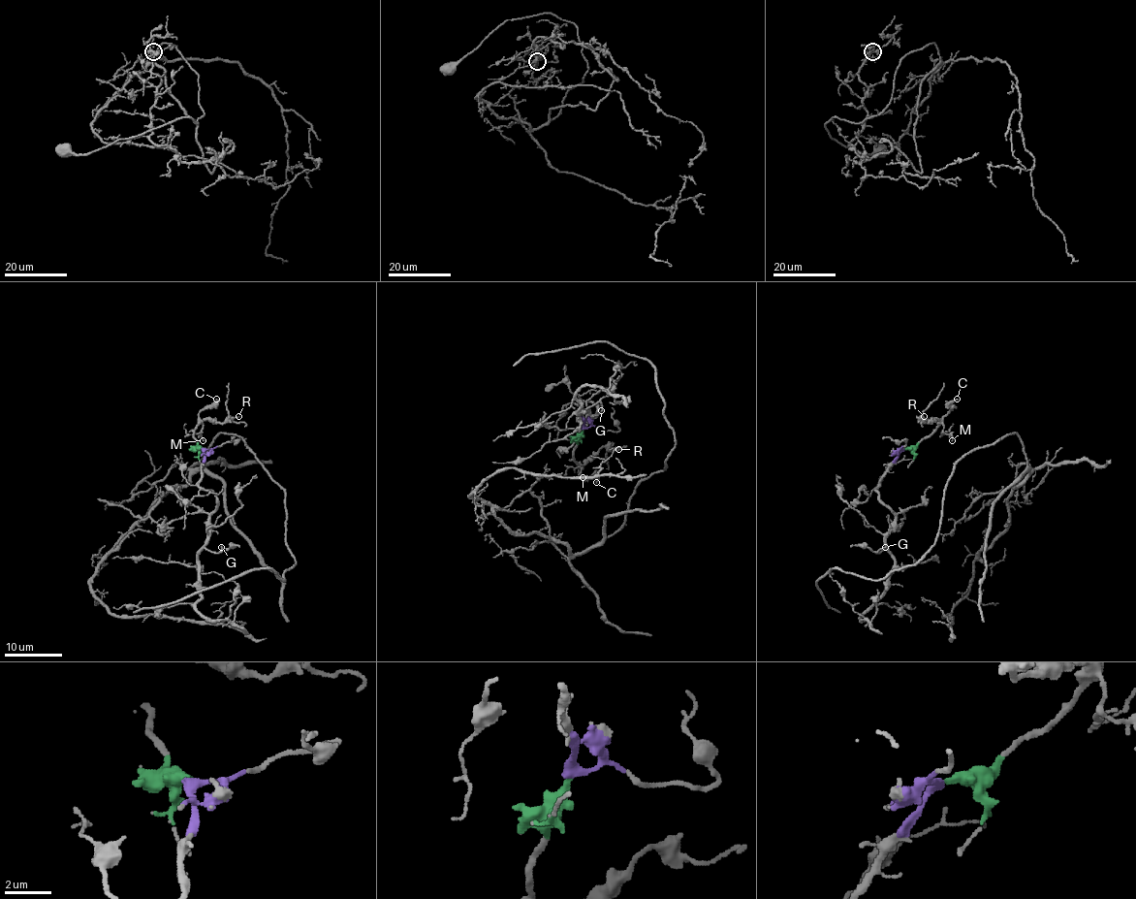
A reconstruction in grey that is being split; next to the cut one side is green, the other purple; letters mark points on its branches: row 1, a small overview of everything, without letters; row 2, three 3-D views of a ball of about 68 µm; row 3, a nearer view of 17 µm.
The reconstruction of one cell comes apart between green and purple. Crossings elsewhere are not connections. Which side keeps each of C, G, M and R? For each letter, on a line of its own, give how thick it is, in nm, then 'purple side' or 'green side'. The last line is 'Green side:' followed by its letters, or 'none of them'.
C: calibre 180 nm; green side
G: calibre 150 nm; purple side
M: calibre 150 nm; green side
R: calibre 150 nm; green side
Green side: C, M, R

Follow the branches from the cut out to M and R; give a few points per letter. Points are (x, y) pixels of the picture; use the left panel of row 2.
M: (202, 449), (193, 436), (193, 429), (199, 424), (202, 425), (201, 436), (204, 440)
R: (202, 449), (193, 431), (204, 421), (229, 422), (239, 416)

